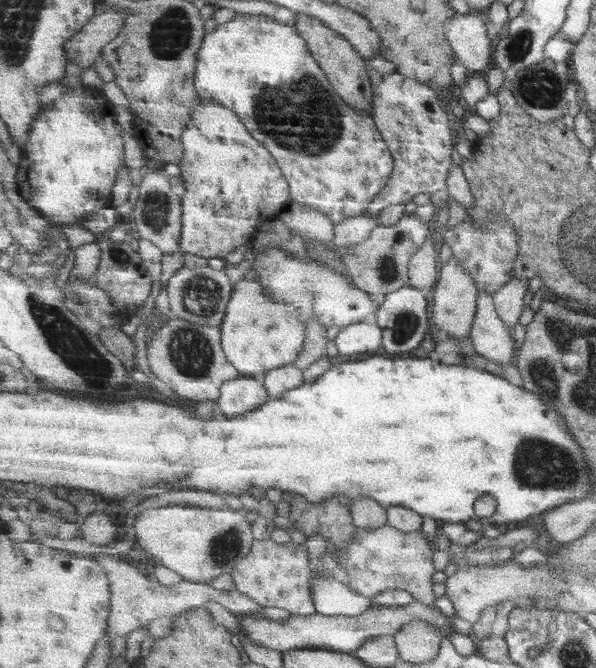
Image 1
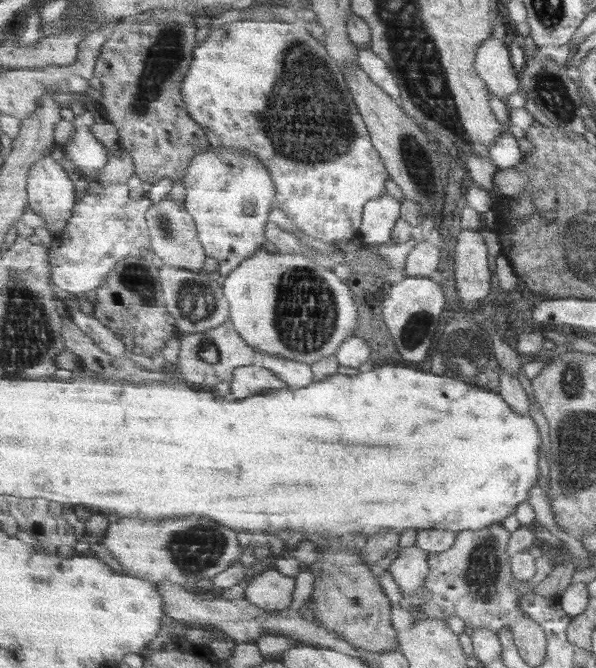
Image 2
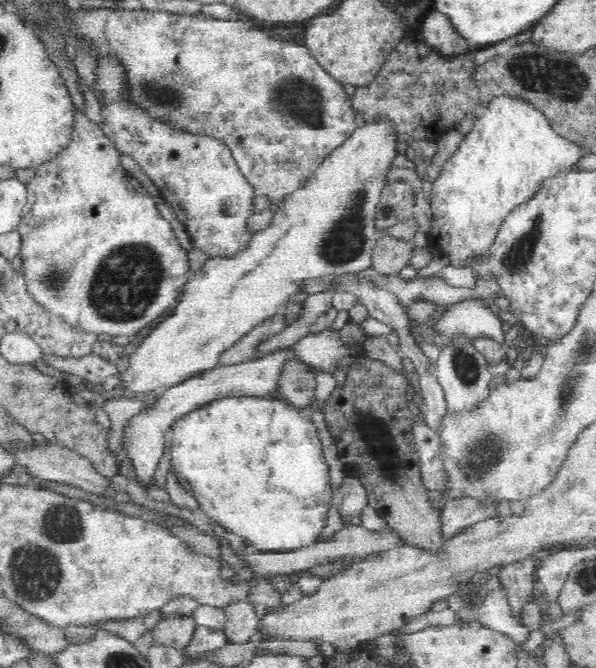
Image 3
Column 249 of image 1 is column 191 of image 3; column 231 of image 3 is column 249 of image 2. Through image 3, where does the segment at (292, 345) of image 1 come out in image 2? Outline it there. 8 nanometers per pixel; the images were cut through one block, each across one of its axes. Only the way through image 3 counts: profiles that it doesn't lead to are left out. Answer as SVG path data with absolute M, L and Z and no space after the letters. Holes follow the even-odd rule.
M264 247L259 248L228 274L223 290L230 302L230 320L237 333L253 351L263 355L315 364L336 354L341 344L353 336L357 326L357 308L349 286L334 271L317 266L317 262L303 254L269 253Z

